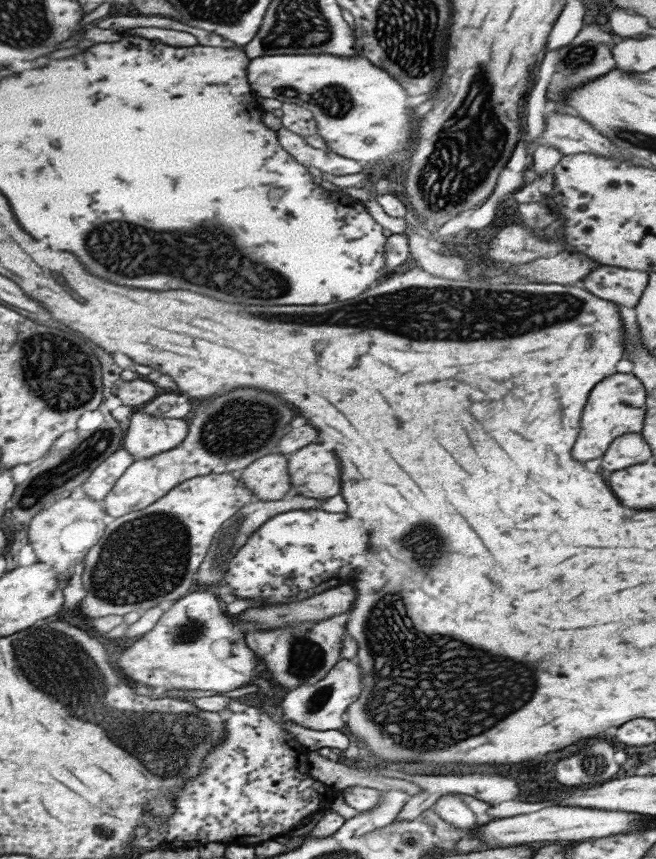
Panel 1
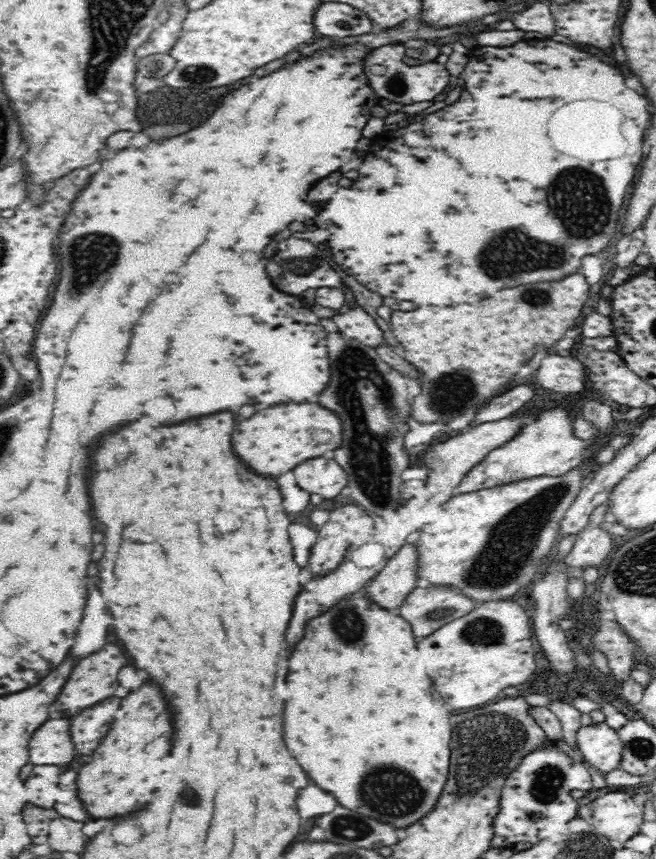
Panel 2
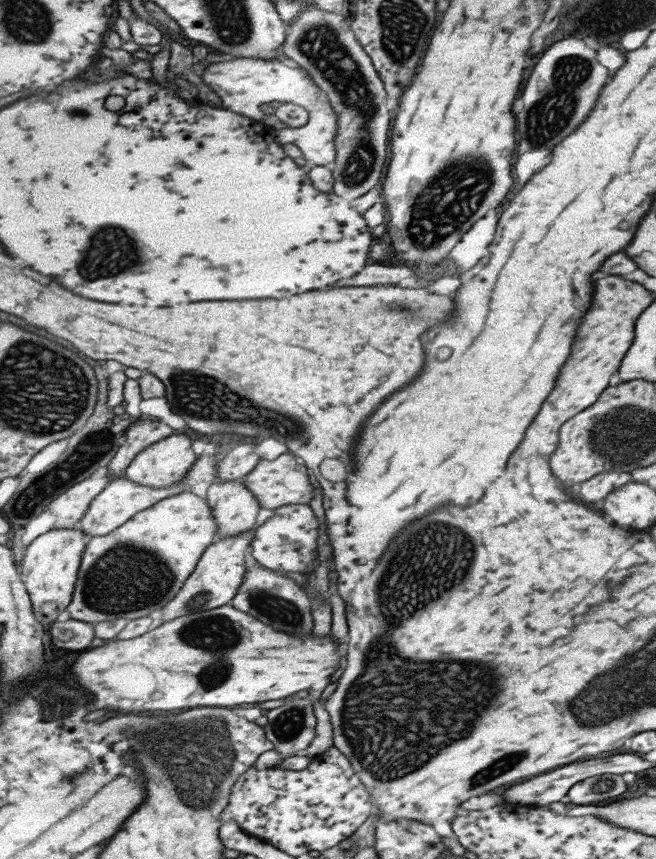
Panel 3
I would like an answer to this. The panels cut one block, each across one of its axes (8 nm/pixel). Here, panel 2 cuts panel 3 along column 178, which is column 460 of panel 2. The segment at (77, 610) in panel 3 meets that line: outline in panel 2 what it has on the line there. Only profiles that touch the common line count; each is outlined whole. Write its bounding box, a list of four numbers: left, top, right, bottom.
[415,463,596,600]

